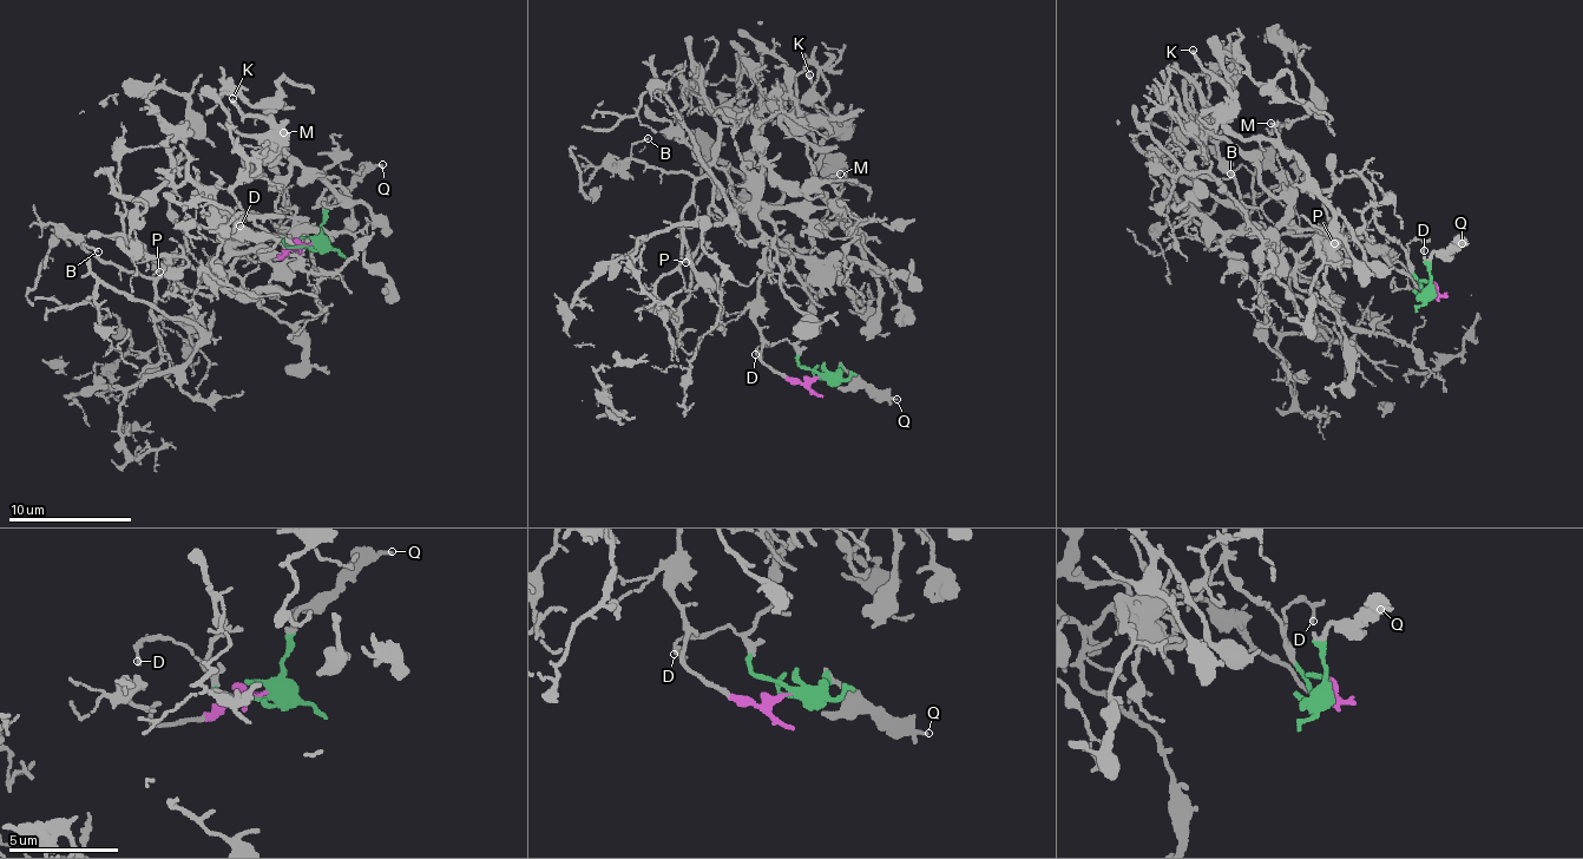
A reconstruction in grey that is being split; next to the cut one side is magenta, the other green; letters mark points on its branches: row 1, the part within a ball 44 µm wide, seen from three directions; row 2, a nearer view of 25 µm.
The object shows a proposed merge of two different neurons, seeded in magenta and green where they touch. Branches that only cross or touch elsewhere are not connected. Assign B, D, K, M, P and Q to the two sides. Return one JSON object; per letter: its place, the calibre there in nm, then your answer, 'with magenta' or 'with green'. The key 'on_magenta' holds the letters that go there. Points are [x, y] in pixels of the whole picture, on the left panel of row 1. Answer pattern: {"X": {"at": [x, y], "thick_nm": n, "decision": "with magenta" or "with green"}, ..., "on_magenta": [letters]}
{"B": {"at": [98, 251], "thick_nm": 80, "decision": "with magenta"}, "D": {"at": [240, 225], "thick_nm": 150, "decision": "with green"}, "K": {"at": [232, 98], "thick_nm": 200, "decision": "with green"}, "M": {"at": [283, 132], "thick_nm": 110, "decision": "with green"}, "P": {"at": [159, 271], "thick_nm": 360, "decision": "with magenta"}, "Q": {"at": [382, 164], "thick_nm": 200, "decision": "with green"}, "on_magenta": ["B", "P"]}

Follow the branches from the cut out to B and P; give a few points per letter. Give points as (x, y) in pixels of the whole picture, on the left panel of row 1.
B: (310, 243), (249, 258), (232, 237), (232, 269), (207, 296), (176, 280), (102, 263), (85, 244), (98, 250)
P: (310, 243), (249, 258), (232, 237), (232, 269), (210, 296), (176, 281), (173, 267), (159, 271)

